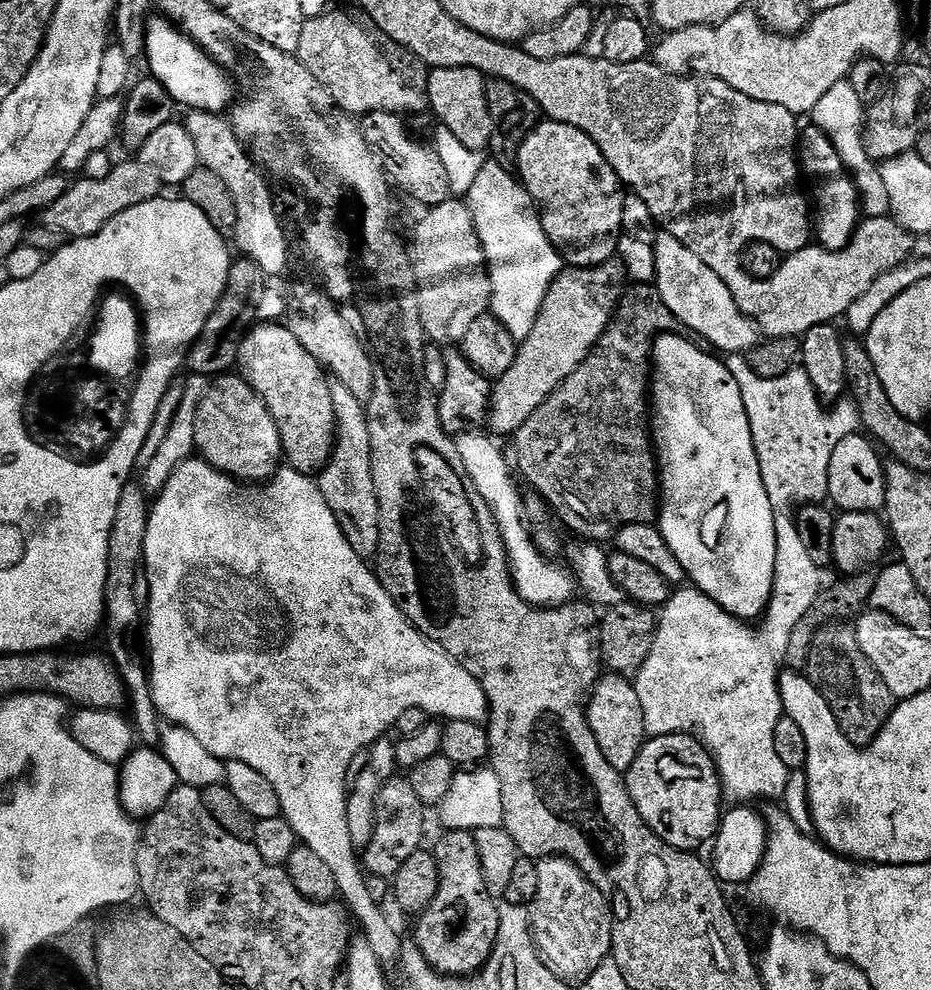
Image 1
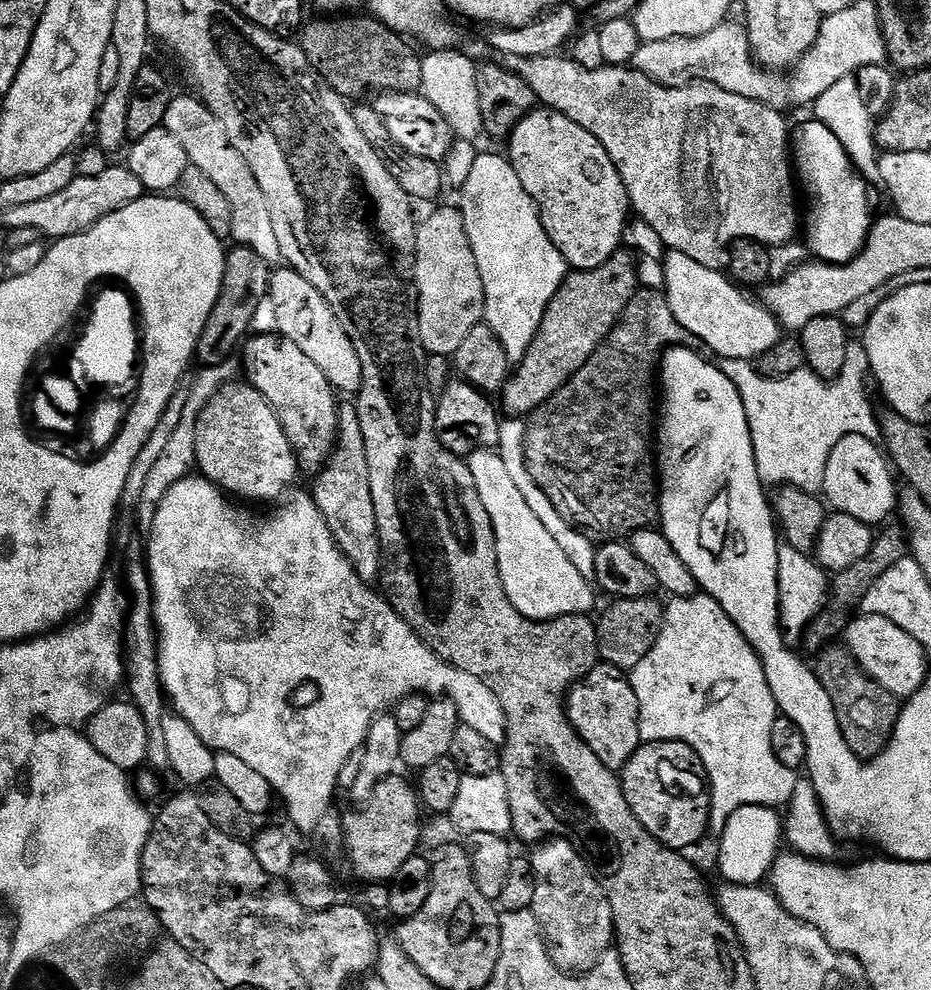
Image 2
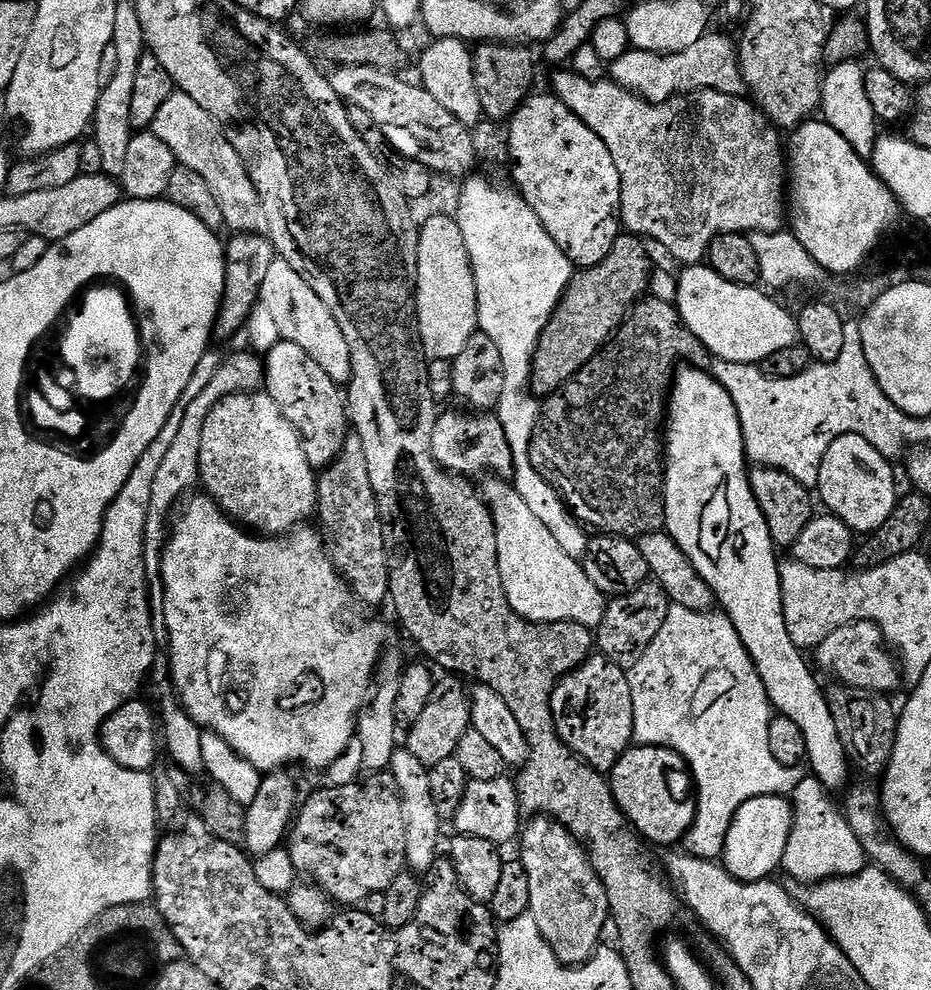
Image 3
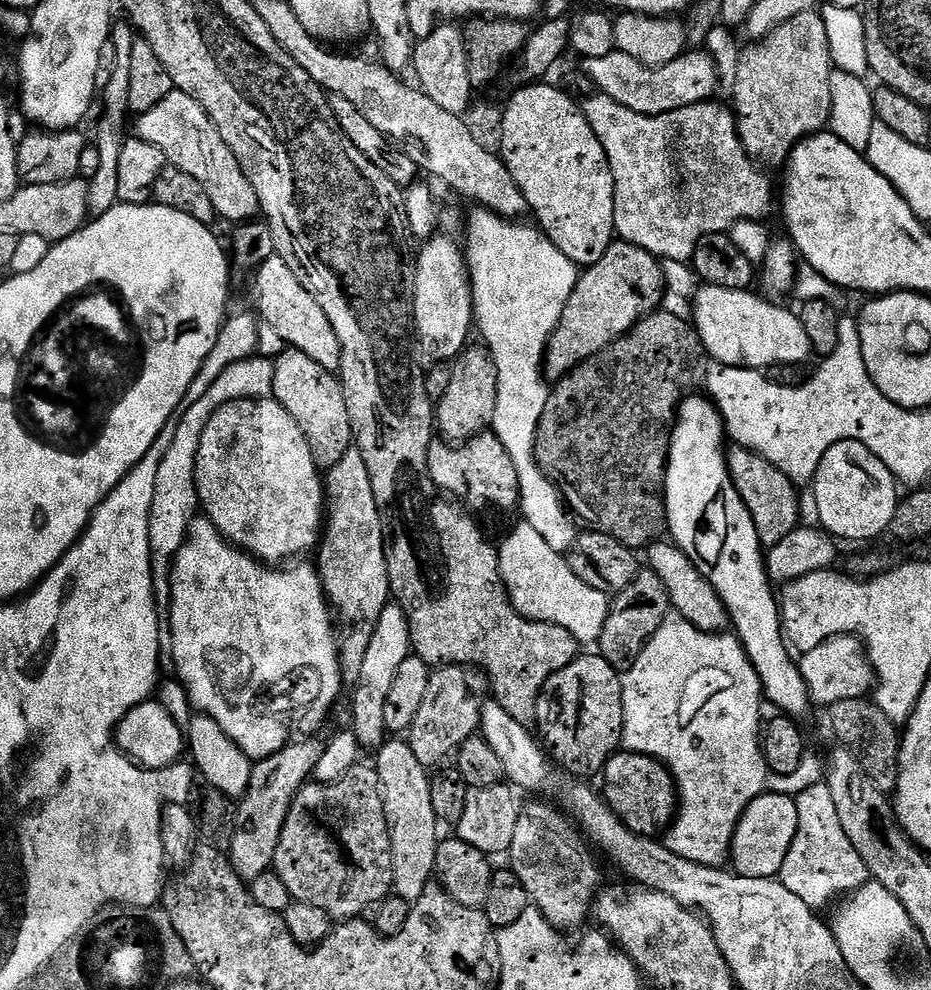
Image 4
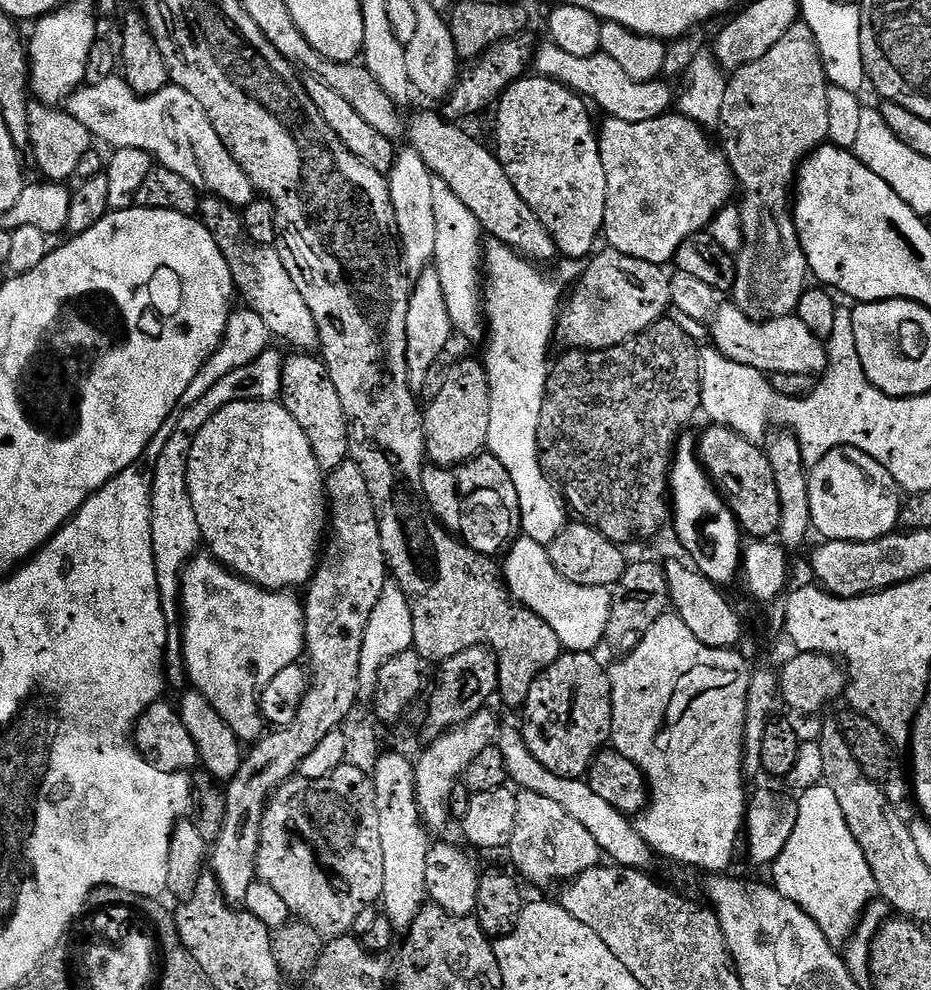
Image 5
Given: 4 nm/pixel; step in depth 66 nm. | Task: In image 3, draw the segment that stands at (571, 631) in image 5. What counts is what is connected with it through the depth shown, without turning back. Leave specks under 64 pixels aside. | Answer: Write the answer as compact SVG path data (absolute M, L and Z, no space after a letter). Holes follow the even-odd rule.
M488 478L482 484L482 495L485 504L492 512L496 523L498 538L498 570L502 574L502 586L510 606L522 618L533 620L535 624L553 624L554 622L574 622L587 628L595 629L602 622L606 607L606 597L603 592L586 578L586 570L579 559L570 557L558 546L558 541L550 534L546 525L529 509L522 495L507 479Z

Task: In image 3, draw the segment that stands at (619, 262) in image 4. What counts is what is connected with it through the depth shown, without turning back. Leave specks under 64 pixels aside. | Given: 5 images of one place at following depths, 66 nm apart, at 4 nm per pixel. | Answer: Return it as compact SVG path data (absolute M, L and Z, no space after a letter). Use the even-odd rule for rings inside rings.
M622 234L618 237L610 254L606 254L606 258L598 262L598 266L579 269L553 311L549 324L541 332L541 340L537 344L532 362L531 393L537 398L547 398L553 392L557 392L571 376L578 374L580 368L586 366L596 352L620 330L629 312L645 299L647 292L644 291L647 290L652 276L654 277L652 259L646 254L644 240L631 234Z

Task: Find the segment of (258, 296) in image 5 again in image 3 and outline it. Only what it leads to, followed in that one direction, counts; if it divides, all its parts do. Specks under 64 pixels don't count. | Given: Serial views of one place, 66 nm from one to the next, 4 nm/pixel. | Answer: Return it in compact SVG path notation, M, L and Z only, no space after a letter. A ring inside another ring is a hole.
M278 258L272 263L260 287L260 304L268 311L279 339L302 346L302 350L306 350L306 354L310 354L310 358L314 358L314 362L318 362L318 366L322 366L322 370L326 370L336 384L347 385L352 379L352 363L346 334L342 334L342 326L334 322L334 314L330 314L326 302L322 302L322 298L310 290L306 278L302 278L302 274L298 274L290 262Z

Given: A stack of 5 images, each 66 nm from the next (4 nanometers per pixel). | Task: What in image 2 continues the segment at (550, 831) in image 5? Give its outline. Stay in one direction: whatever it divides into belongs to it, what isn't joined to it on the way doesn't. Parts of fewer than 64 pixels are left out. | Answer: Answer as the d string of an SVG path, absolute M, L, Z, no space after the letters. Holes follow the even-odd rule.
M549 839L533 852L530 859L536 885L530 910L536 916L536 928L543 935L548 956L561 973L591 972L614 944L610 902L581 849L571 839Z

